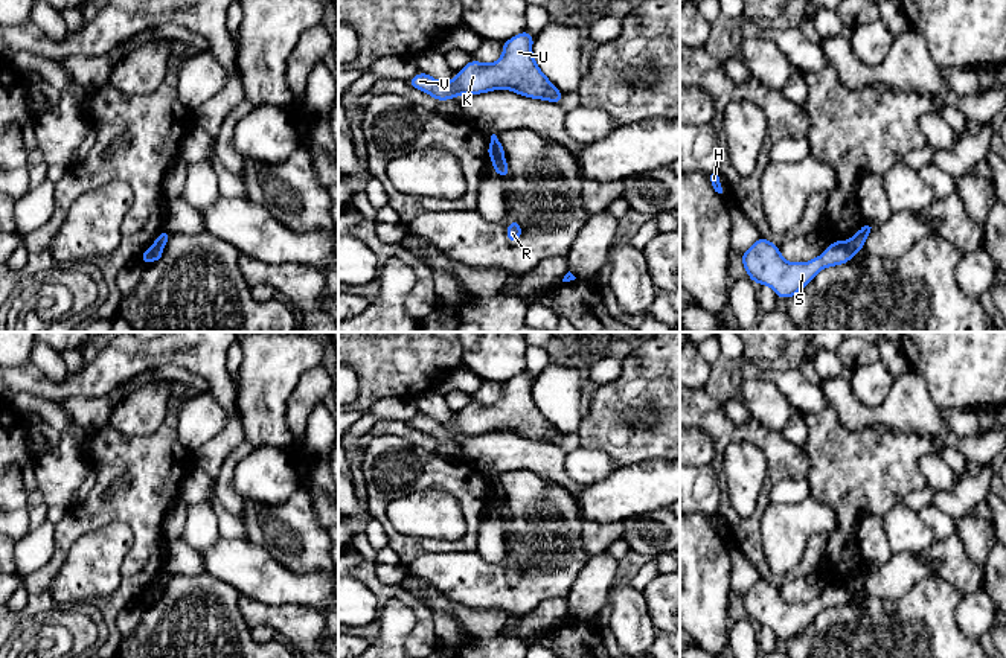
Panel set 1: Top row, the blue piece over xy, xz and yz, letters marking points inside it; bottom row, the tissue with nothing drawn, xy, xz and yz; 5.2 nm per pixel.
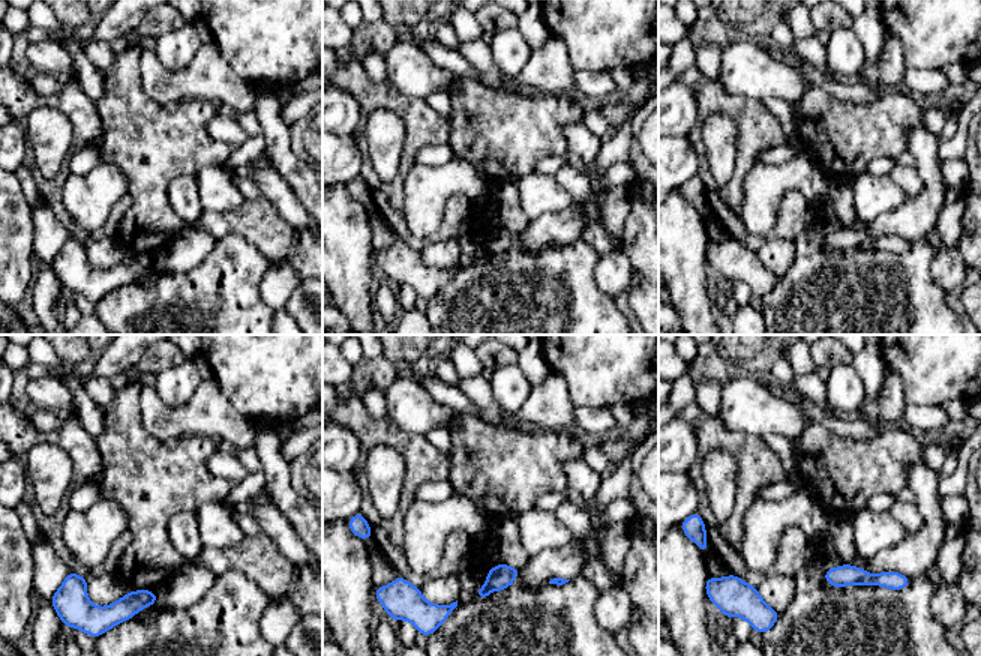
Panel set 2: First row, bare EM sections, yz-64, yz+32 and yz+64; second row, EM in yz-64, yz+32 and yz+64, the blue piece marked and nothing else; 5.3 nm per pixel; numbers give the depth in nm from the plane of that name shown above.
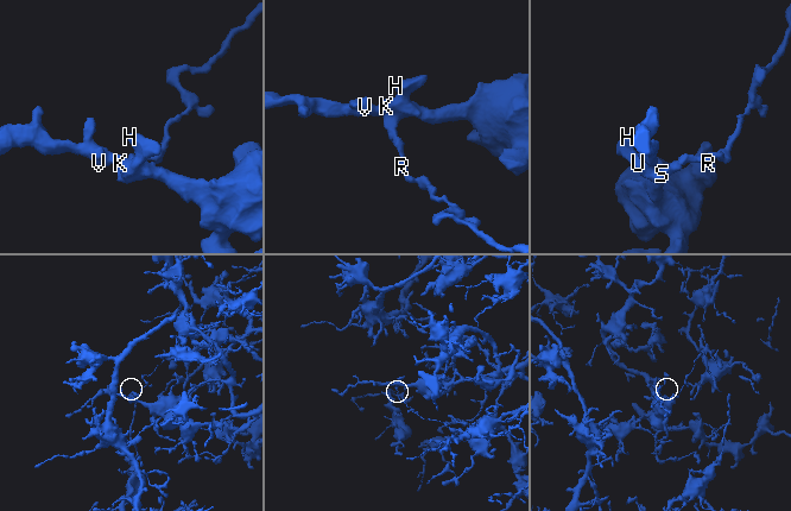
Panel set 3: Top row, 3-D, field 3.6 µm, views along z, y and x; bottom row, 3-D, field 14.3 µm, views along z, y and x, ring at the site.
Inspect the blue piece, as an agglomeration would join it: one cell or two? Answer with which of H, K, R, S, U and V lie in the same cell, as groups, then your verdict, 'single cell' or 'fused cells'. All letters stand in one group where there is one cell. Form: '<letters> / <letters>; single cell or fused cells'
H K S U V / R; fused cells

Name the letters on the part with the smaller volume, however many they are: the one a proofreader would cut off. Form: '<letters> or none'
R

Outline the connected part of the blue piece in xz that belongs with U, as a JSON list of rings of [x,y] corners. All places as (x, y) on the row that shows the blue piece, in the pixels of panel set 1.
[[[524,29],[503,43],[501,58],[492,64],[471,59],[450,82],[439,82],[419,72],[407,84],[433,96],[437,102],[456,99],[457,94],[482,94],[508,88],[524,97],[561,104],[564,93],[547,79],[533,59],[533,40],[535,37]]]

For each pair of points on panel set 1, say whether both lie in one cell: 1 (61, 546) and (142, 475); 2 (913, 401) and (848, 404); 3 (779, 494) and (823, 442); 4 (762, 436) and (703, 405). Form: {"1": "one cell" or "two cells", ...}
{"1": "one cell", "2": "one cell", "3": "two cells", "4": "one cell"}

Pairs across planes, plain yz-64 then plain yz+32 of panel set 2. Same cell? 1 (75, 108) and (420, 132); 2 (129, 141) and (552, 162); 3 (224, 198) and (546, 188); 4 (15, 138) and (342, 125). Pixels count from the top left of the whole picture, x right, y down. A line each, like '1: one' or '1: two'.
1: one
2: two
3: one
4: two

